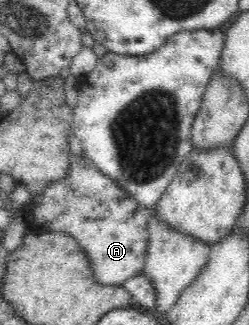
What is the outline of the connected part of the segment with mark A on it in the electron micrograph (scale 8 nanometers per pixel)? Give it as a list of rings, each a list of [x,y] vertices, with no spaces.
[[[70,152],[69,171],[65,177],[45,185],[45,189],[41,189],[38,195],[31,194],[31,201],[23,205],[21,211],[25,214],[31,213],[33,216],[33,221],[29,223],[27,229],[33,234],[61,232],[74,237],[85,250],[87,260],[91,264],[91,274],[101,286],[121,286],[129,278],[141,275],[148,248],[148,223],[152,217],[152,210],[137,204],[123,188],[119,188],[117,183],[103,175],[83,153]]]

